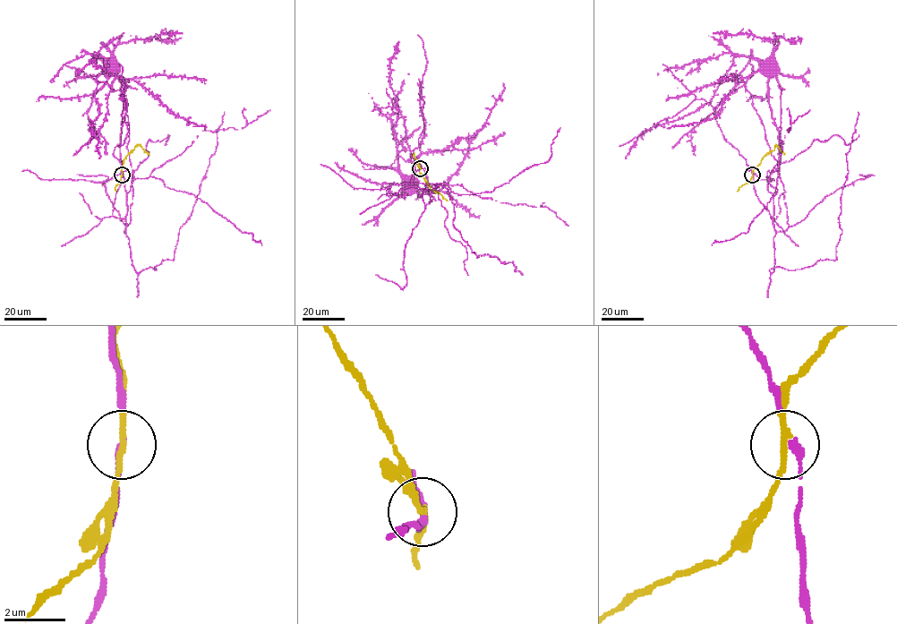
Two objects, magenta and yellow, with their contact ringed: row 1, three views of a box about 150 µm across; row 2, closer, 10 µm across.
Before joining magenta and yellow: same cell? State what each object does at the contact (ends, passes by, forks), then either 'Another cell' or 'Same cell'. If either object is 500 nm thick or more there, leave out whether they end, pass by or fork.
At the ring magenta ends. At the ring yellow passes by. Another cell

